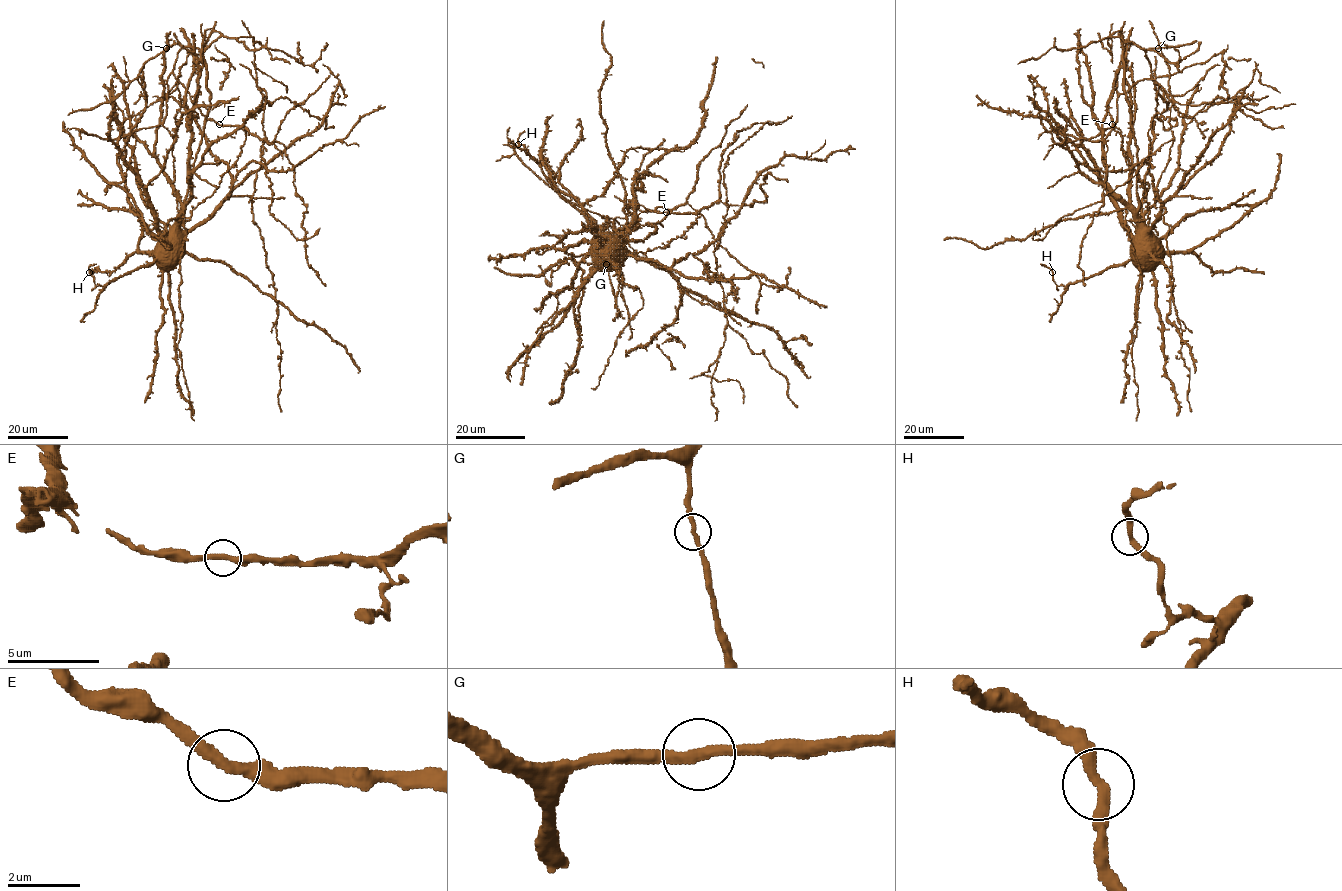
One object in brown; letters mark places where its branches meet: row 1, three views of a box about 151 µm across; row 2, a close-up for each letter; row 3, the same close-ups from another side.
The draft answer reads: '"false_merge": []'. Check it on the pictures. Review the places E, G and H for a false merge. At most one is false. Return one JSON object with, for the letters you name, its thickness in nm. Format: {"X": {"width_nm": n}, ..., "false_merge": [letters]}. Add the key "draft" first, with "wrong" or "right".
{"draft": "right", "false_merge": []}

